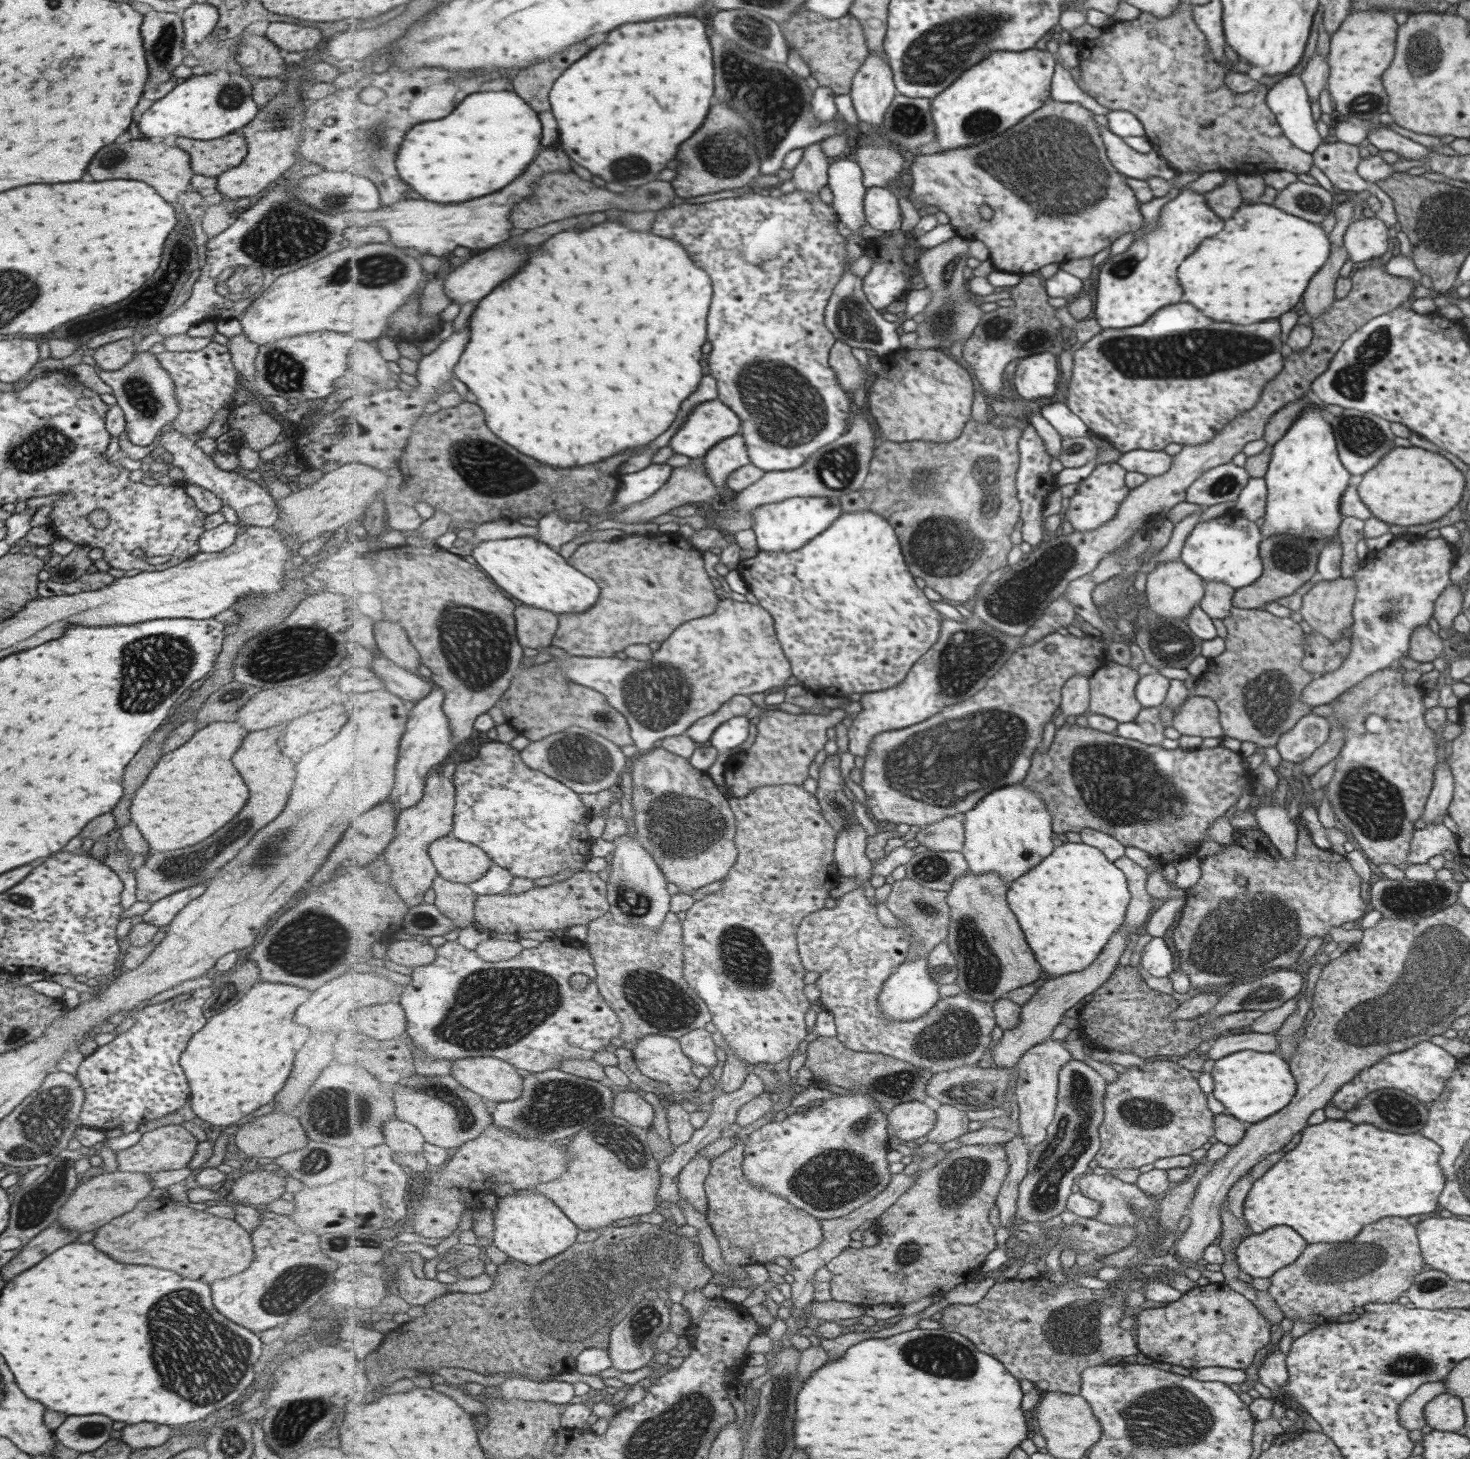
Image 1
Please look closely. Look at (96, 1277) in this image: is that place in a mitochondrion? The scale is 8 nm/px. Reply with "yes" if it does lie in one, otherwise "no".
no

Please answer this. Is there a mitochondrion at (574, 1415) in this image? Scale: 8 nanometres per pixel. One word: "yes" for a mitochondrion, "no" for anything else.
no

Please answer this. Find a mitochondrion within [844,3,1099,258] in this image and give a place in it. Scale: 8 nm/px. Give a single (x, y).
(934, 56)

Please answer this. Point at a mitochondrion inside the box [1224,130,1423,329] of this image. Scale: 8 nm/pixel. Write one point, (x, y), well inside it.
(1309, 202)

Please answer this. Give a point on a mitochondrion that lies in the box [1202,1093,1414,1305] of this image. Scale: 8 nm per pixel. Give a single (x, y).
(1322, 1268)

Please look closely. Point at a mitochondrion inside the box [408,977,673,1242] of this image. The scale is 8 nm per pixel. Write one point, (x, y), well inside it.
(570, 1103)

